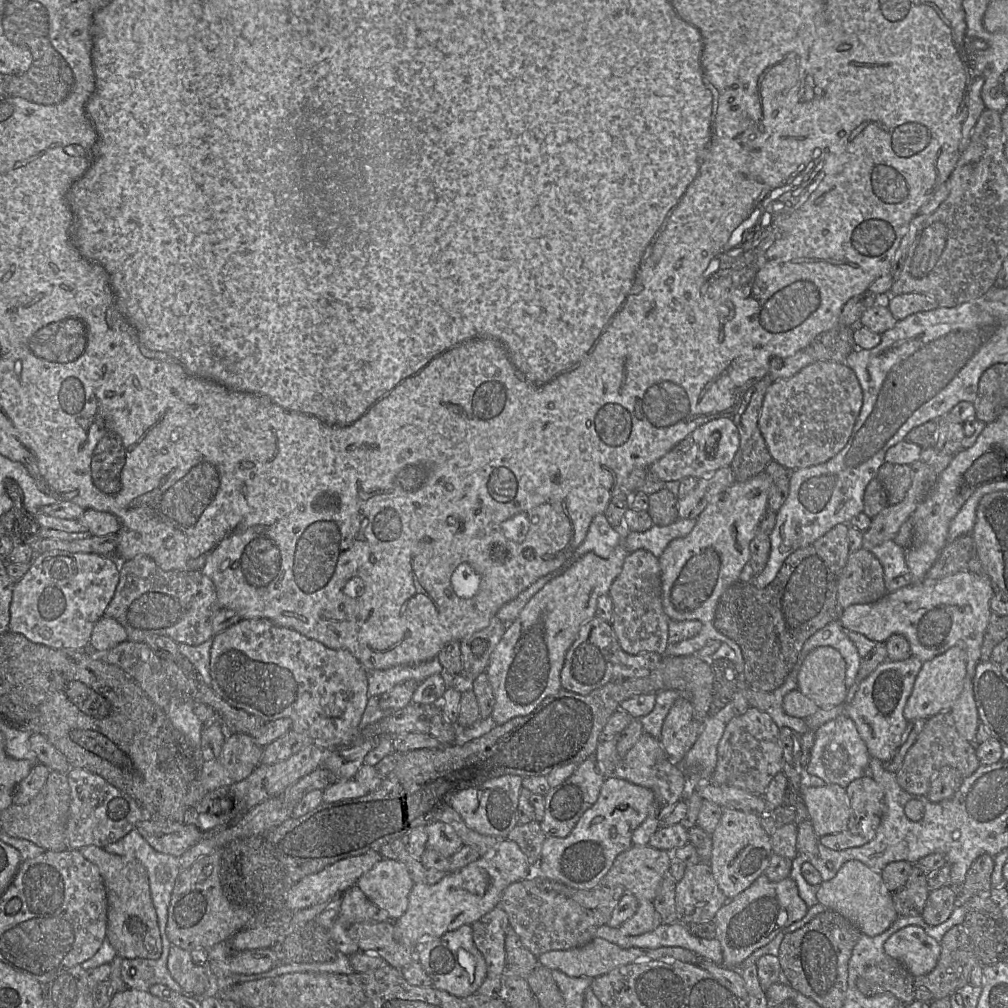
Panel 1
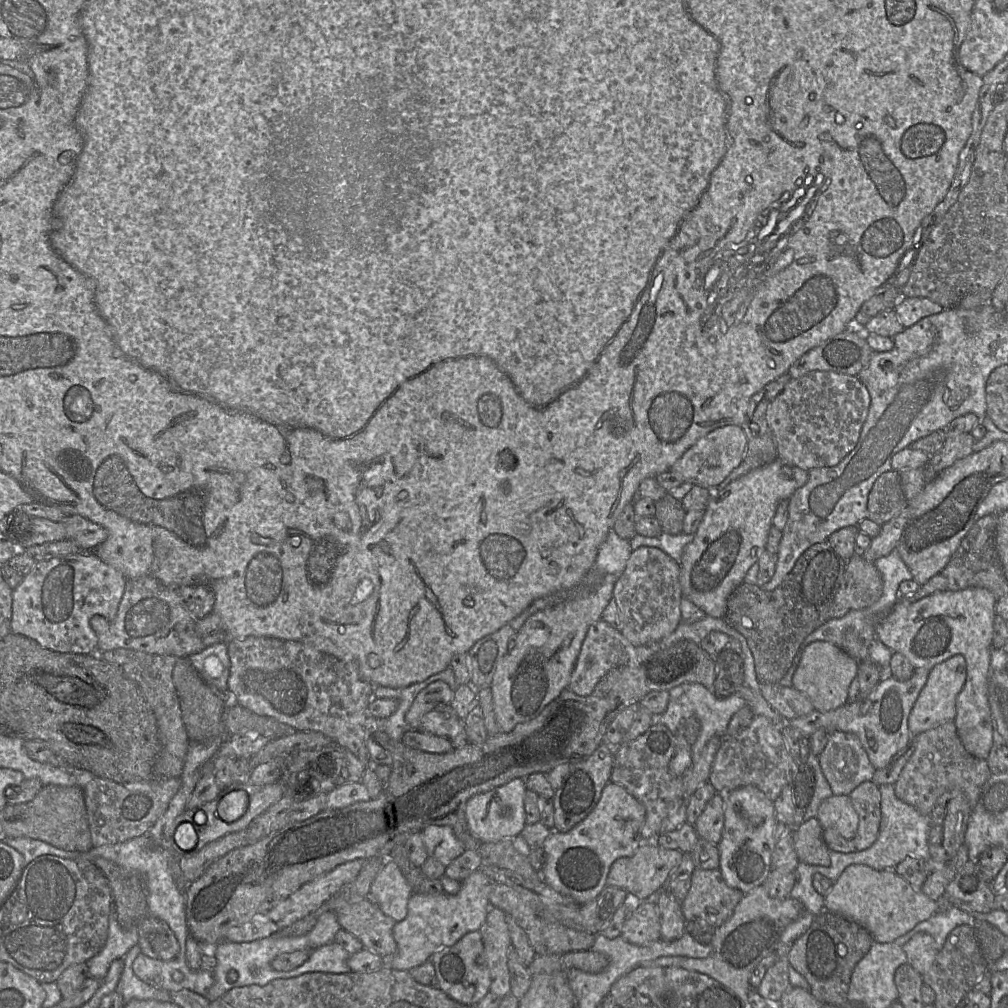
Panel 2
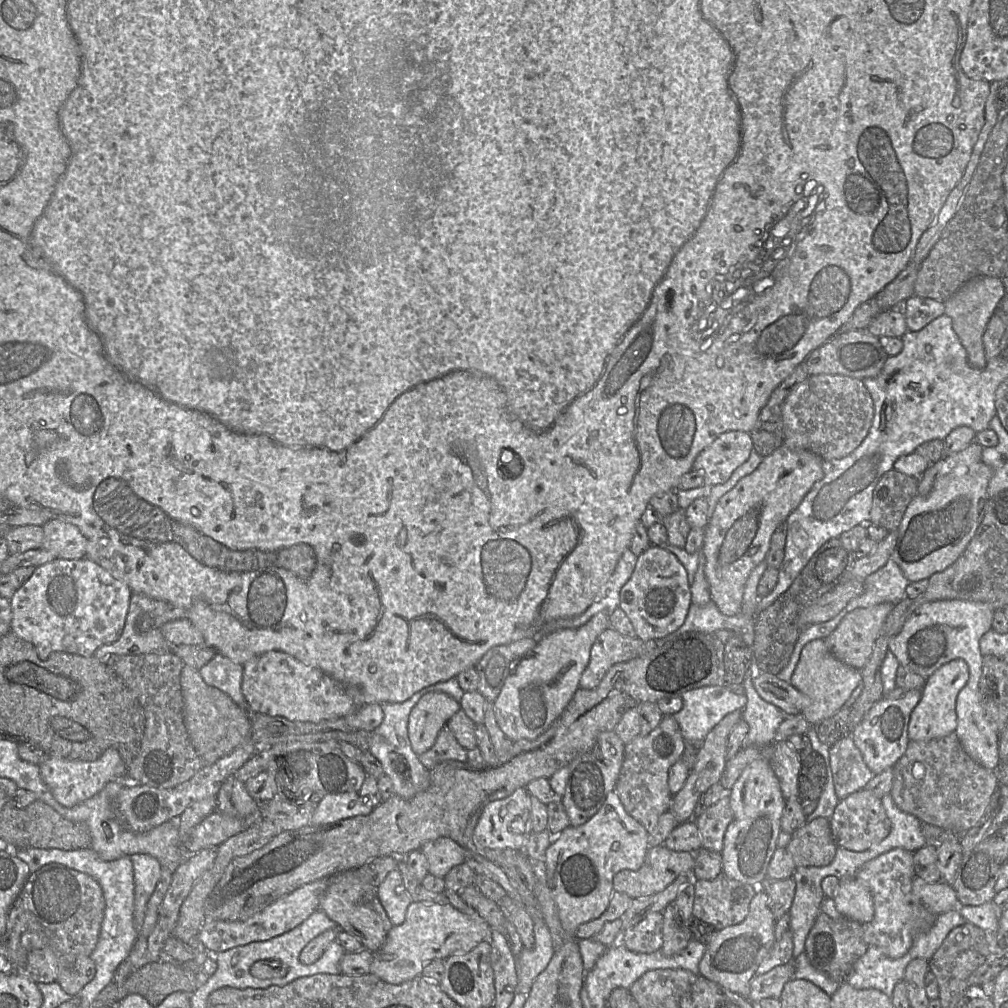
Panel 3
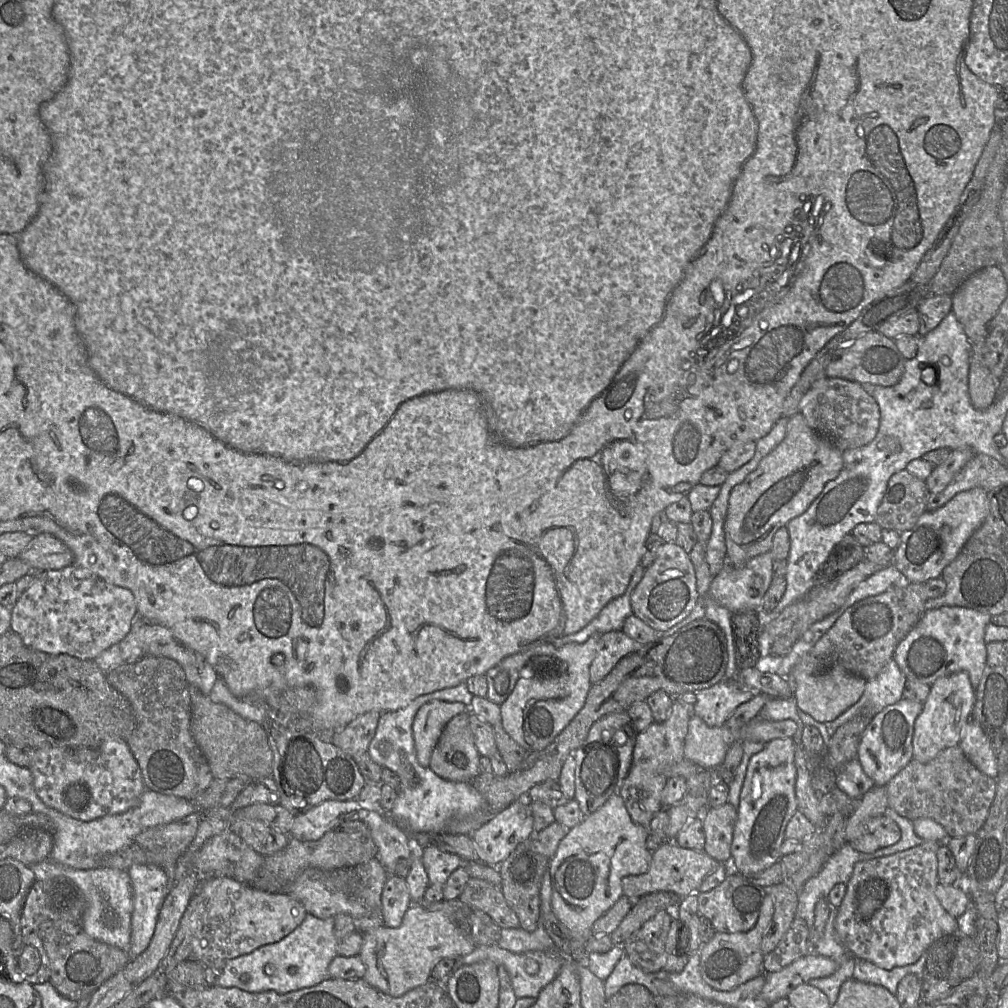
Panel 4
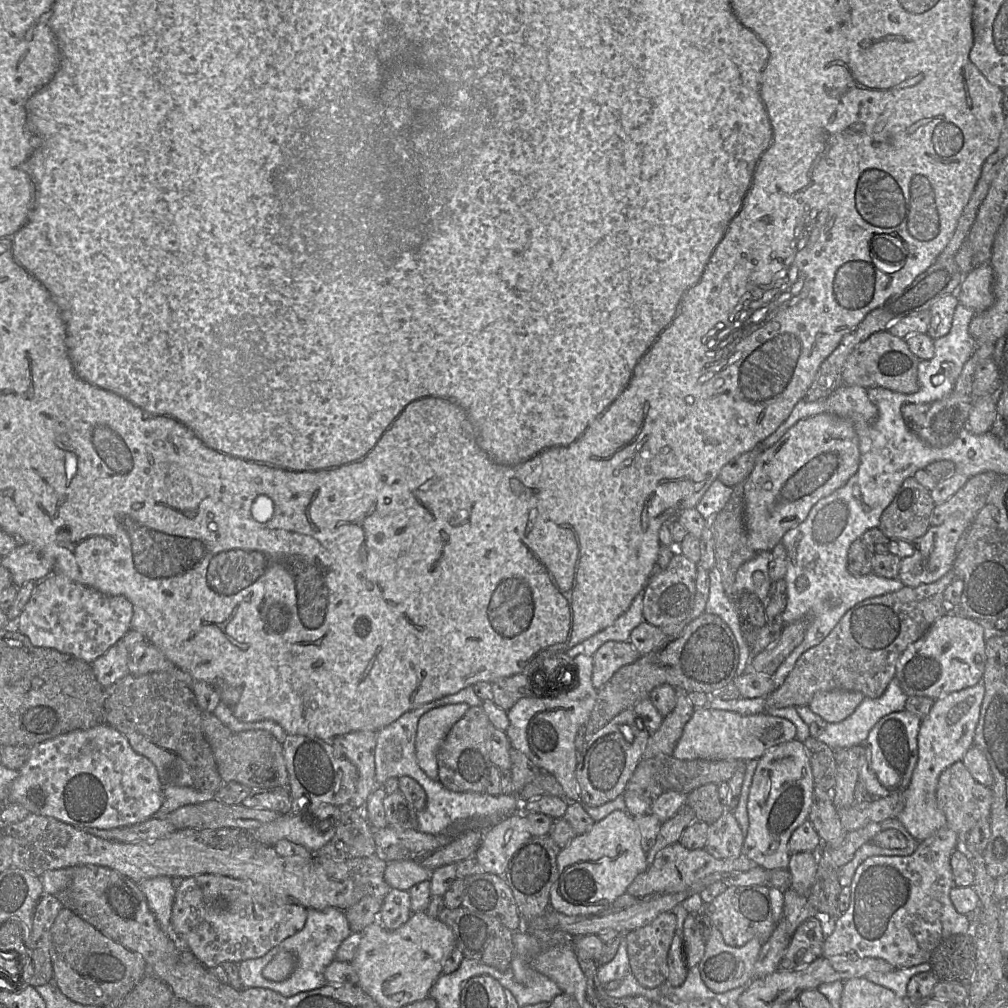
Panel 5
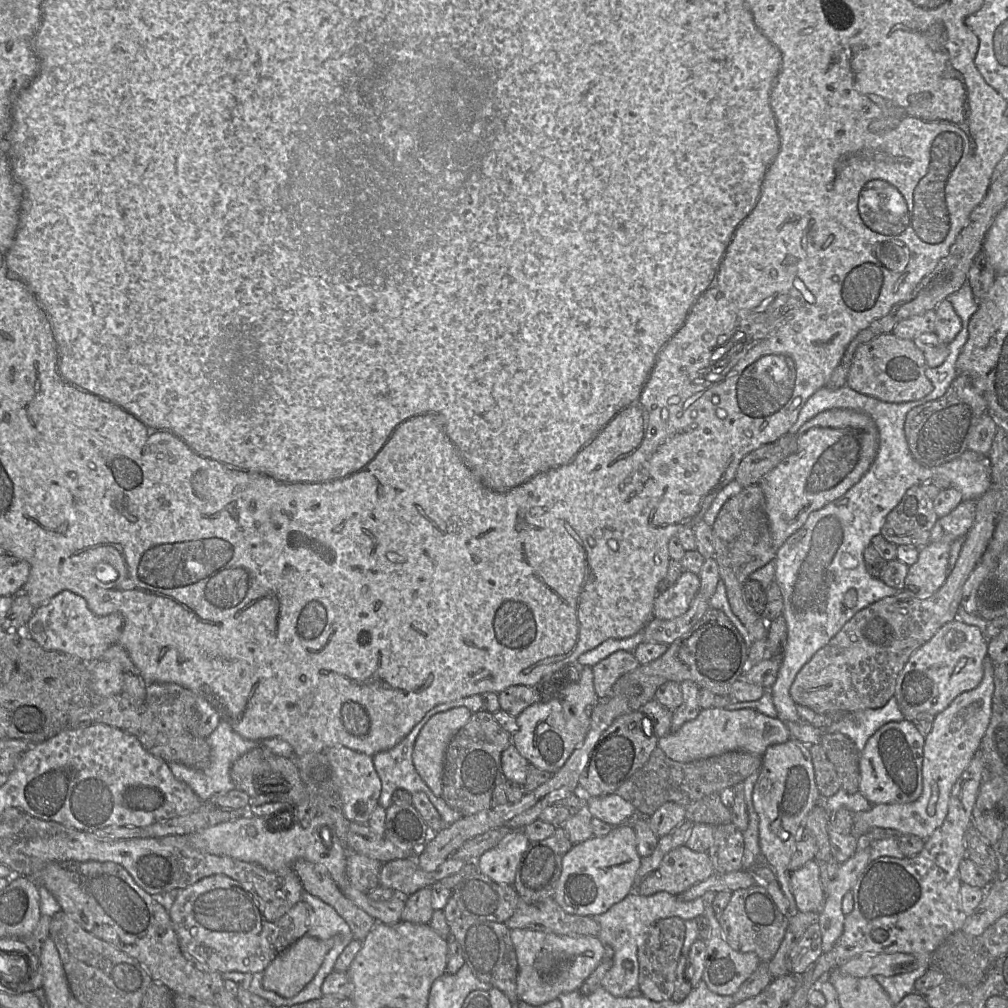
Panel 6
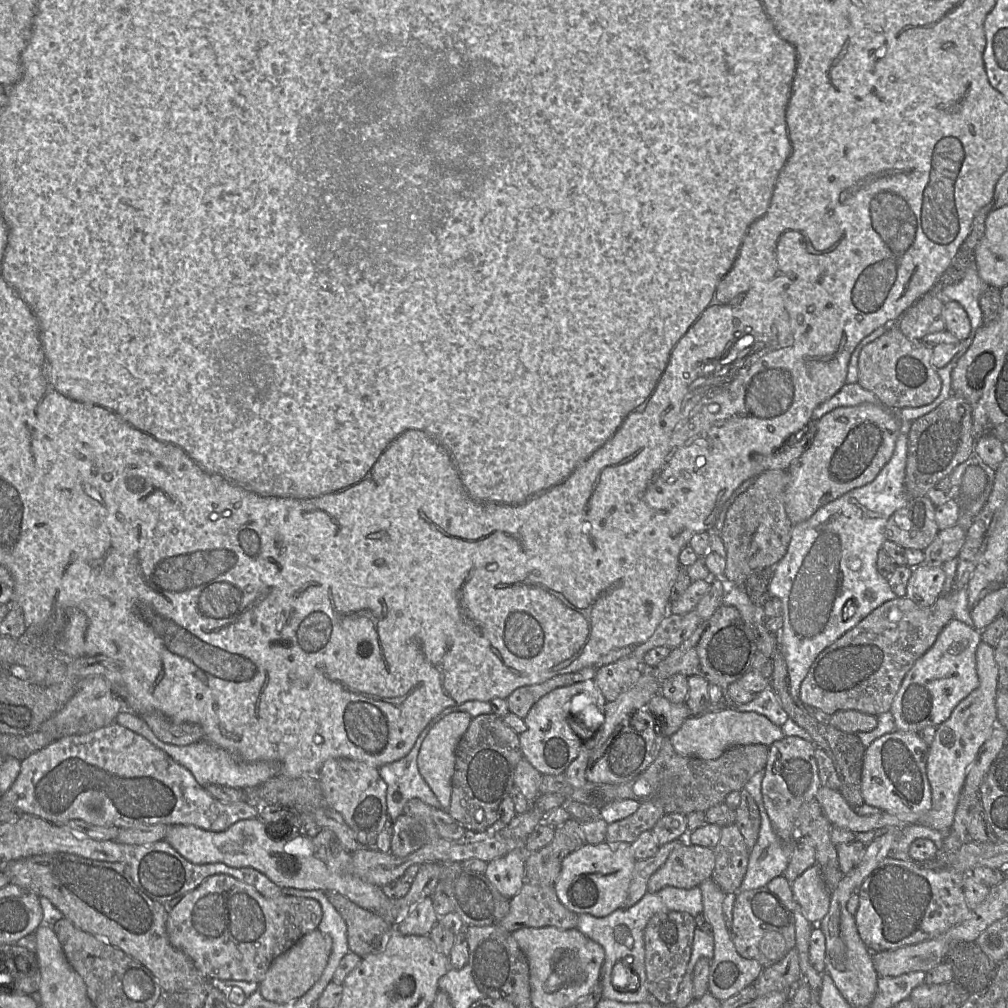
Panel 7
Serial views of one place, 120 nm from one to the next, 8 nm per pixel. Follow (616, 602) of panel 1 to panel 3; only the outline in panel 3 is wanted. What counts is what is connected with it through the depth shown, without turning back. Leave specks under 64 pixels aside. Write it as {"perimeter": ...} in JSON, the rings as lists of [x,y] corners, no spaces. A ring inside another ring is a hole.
{"perimeter":[[[651,545],[637,556],[633,573],[620,590],[619,601],[619,607],[630,619],[636,637],[641,640],[664,637],[684,623],[692,604],[687,571],[675,554]]]}

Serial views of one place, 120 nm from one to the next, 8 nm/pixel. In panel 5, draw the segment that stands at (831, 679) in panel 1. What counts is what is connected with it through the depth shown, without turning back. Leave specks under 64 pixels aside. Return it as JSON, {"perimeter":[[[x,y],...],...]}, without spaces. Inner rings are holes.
{"perimeter":[[[834,690],[815,694],[809,708],[824,721],[838,723],[850,716],[865,696],[861,692]]]}

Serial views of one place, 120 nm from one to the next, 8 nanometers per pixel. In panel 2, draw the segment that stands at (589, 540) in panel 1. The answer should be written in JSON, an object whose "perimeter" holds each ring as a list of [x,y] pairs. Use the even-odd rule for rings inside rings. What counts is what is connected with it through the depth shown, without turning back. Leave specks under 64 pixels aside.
{"perimeter":[[[611,529],[598,550],[595,569],[599,573],[619,577],[624,571],[632,551],[630,542],[618,536],[614,529]]]}

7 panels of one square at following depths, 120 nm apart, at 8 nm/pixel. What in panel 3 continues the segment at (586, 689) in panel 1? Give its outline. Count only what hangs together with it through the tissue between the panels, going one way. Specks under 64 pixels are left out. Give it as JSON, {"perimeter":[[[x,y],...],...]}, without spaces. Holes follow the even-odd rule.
{"perimeter":[[[609,626],[591,647],[589,663],[582,673],[579,687],[595,688],[613,665],[646,655],[655,648],[653,639],[624,636]]]}

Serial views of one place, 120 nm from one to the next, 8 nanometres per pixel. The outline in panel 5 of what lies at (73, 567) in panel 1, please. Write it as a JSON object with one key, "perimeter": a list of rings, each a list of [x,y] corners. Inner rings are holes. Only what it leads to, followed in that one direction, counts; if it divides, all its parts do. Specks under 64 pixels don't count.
{"perimeter":[[[50,574],[35,583],[27,604],[13,626],[36,647],[55,649],[92,663],[131,629],[132,616],[133,606],[127,598],[107,595],[63,575]]]}

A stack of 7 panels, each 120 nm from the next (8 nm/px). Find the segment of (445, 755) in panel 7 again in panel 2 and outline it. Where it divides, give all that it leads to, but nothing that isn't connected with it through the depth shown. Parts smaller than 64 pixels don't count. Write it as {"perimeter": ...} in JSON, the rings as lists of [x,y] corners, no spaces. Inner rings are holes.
{"perimeter":[[[444,681],[429,684],[415,698],[408,713],[406,723],[410,729],[419,729],[422,717],[440,704],[451,704],[454,690]]]}

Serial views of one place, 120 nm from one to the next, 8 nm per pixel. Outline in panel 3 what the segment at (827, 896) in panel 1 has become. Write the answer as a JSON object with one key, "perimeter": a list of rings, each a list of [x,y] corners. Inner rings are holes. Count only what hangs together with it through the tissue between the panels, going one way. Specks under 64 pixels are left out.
{"perimeter":[[[916,877],[913,892],[922,904],[933,914],[939,915],[951,910],[959,910],[960,902],[952,885],[945,882],[928,883]],[[857,878],[841,879],[832,898],[845,918],[868,923],[874,917],[874,901],[869,888]]]}

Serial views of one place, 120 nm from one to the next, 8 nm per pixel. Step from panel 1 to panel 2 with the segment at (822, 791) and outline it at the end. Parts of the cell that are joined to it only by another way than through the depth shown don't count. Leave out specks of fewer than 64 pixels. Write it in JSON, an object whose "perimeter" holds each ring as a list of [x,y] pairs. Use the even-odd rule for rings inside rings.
{"perimeter":[[[832,795],[819,806],[816,819],[823,830],[835,829],[846,839],[852,839],[858,831],[858,815],[847,795]]]}

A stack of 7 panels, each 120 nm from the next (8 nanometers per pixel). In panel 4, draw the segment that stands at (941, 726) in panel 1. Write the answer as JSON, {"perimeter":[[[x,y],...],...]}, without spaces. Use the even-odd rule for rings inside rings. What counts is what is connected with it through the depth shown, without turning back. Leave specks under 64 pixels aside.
{"perimeter":[[[959,745],[941,751],[934,759],[921,763],[912,759],[886,785],[888,807],[913,821],[930,818],[944,827],[948,838],[979,833],[994,801],[997,780],[977,769]]]}

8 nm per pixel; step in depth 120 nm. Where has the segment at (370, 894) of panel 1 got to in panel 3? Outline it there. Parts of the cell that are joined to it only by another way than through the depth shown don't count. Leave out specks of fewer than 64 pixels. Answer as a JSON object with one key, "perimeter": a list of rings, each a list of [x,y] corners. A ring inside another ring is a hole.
{"perimeter":[[[397,869],[389,872],[377,886],[377,892],[391,923],[395,926],[402,924],[407,908],[413,900],[404,887],[400,872]]]}

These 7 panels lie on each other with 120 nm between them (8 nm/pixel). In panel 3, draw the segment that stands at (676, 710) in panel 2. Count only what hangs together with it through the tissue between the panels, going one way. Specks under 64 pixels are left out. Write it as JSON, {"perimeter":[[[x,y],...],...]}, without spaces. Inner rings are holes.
{"perimeter":[[[729,685],[704,686],[681,694],[682,709],[673,717],[687,744],[700,746],[709,732],[728,714],[743,710],[746,695],[733,693]]]}

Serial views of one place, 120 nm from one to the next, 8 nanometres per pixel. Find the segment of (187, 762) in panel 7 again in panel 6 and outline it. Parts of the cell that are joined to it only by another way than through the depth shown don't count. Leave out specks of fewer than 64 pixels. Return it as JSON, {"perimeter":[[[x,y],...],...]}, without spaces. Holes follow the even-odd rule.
{"perimeter":[[[222,719],[206,740],[210,746],[210,761],[207,767],[196,769],[177,762],[170,762],[169,766],[175,778],[186,783],[201,800],[214,802],[217,796],[235,788],[230,777],[232,764],[246,752],[260,746],[261,742],[242,737],[227,721]]]}

